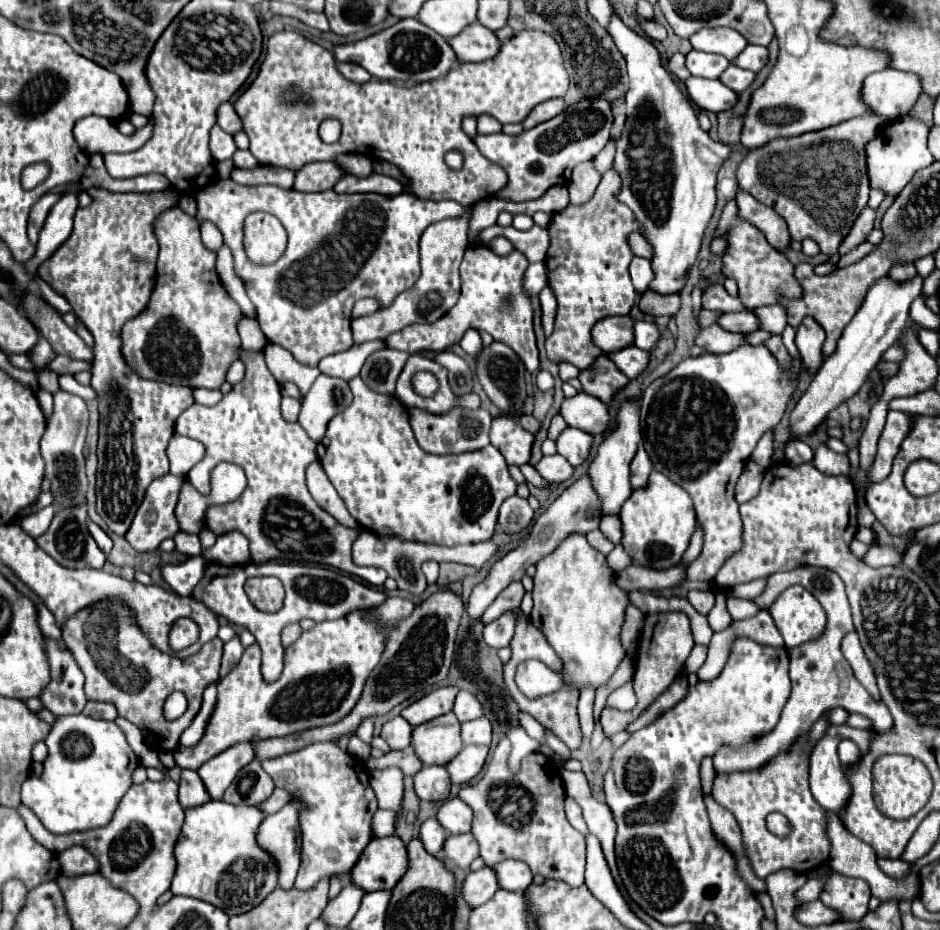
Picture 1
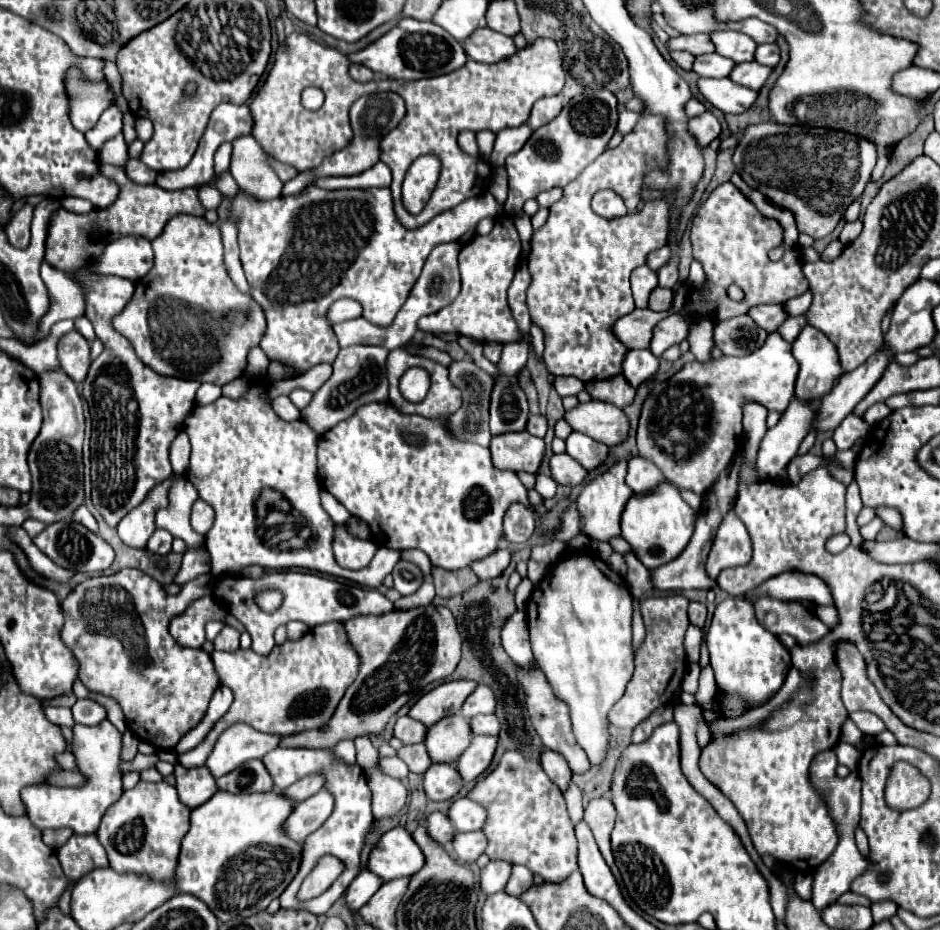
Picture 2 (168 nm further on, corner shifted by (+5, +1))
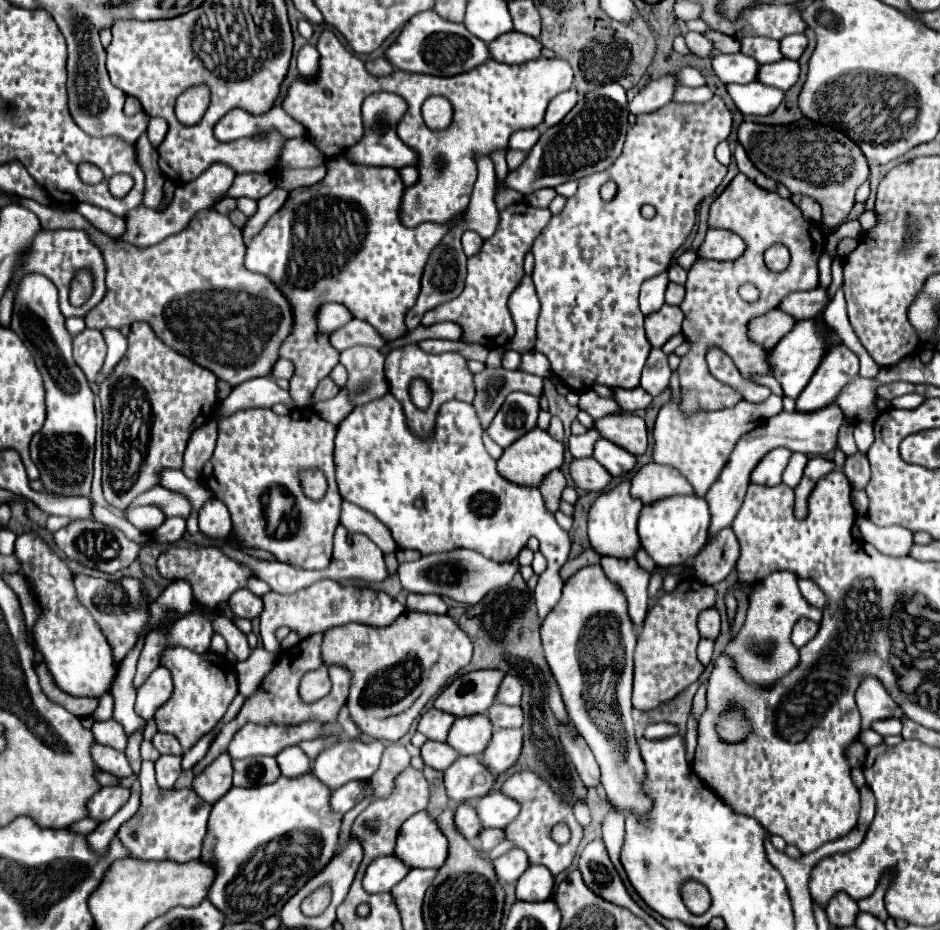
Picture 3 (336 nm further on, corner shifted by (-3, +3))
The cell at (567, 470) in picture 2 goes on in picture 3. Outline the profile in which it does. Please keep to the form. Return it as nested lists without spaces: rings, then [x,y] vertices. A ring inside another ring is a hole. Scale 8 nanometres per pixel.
[[[595,458],[573,460],[571,476],[579,488],[595,490],[595,492],[601,492],[611,482],[611,474]]]

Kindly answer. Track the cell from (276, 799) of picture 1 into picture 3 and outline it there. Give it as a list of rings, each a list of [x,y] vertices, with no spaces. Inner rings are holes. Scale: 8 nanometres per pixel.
[[[339,740],[325,748],[313,762],[313,774],[331,790],[351,780],[369,780],[381,764],[385,744],[373,740],[369,744],[357,740]]]

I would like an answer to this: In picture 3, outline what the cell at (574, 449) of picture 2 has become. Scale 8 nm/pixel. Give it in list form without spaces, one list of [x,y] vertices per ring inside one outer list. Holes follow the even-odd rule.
[[[605,438],[595,444],[593,458],[601,466],[605,466],[611,476],[625,476],[627,472],[631,472],[635,468],[635,456]]]

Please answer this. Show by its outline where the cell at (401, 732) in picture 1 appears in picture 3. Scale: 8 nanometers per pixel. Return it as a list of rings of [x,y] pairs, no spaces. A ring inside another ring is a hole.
[[[431,708],[427,710],[419,724],[417,724],[417,730],[423,732],[429,740],[437,740],[437,742],[445,742],[447,740],[447,734],[449,734],[449,728],[453,726],[453,714],[449,712],[441,712],[437,708]]]

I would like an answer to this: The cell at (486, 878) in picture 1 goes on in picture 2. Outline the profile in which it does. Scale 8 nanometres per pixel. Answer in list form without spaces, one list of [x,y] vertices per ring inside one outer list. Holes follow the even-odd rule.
[[[495,860],[495,862],[489,862],[481,874],[479,874],[479,886],[483,890],[483,894],[491,896],[499,890],[505,888],[507,880],[511,876],[511,864],[509,862],[503,862],[503,860]]]

